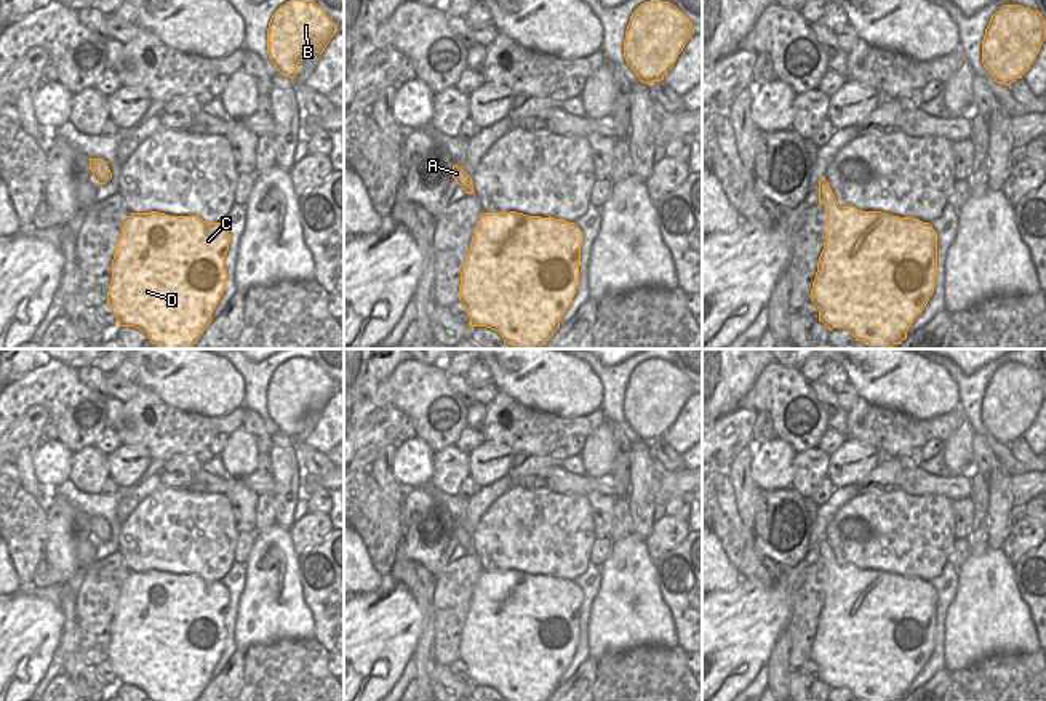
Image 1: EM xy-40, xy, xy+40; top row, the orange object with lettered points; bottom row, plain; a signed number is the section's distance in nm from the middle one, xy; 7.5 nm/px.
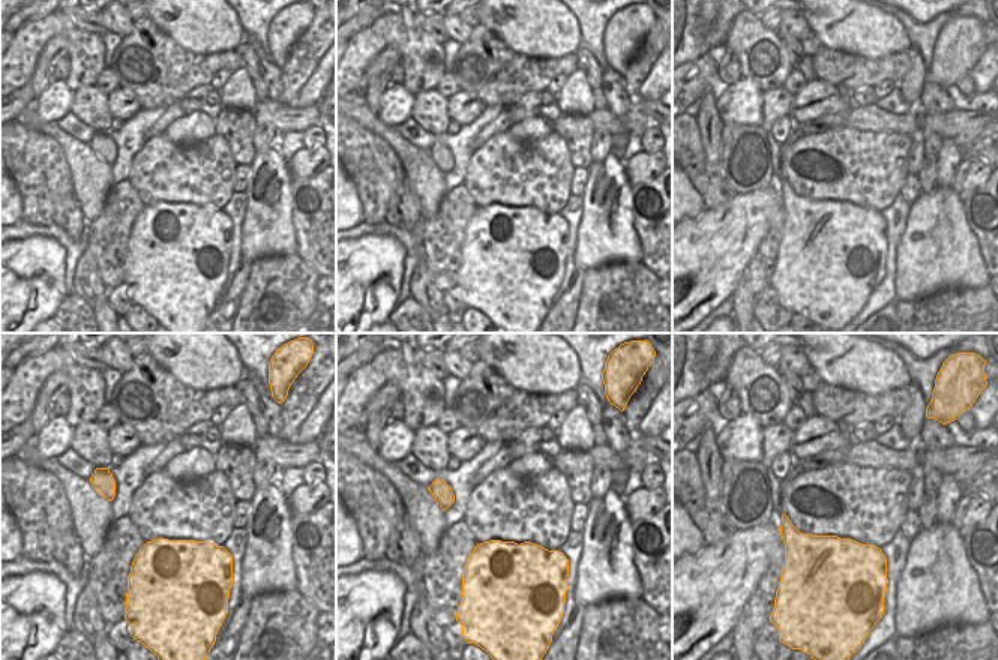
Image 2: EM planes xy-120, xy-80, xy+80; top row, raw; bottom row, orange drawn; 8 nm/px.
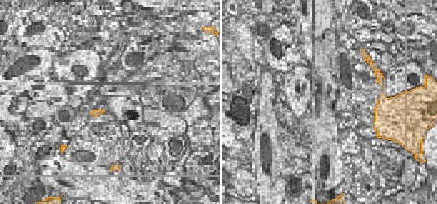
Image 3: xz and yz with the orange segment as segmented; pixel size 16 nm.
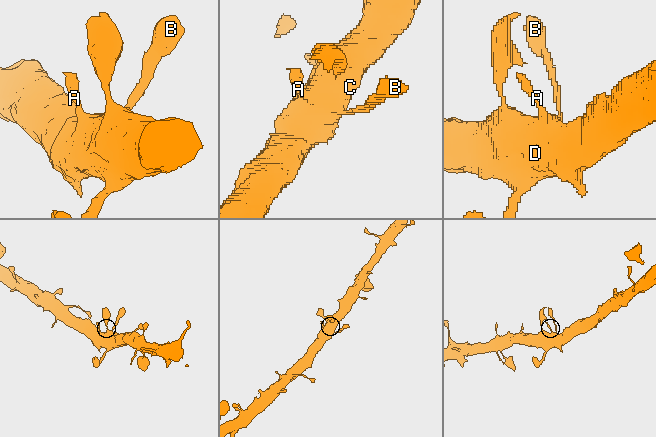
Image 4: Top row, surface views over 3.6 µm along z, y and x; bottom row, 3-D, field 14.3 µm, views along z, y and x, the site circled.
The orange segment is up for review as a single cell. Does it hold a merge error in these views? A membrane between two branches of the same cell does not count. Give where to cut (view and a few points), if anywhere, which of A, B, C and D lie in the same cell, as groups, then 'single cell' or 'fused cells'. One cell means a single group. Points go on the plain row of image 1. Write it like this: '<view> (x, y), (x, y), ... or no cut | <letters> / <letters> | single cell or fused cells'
no cut | A B C D | single cell

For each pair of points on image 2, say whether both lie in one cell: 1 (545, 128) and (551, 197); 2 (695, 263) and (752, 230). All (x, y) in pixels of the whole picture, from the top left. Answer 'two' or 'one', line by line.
1: two
2: one

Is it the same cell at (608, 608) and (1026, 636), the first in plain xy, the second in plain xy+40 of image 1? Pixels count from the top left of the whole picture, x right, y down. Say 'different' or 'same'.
same

